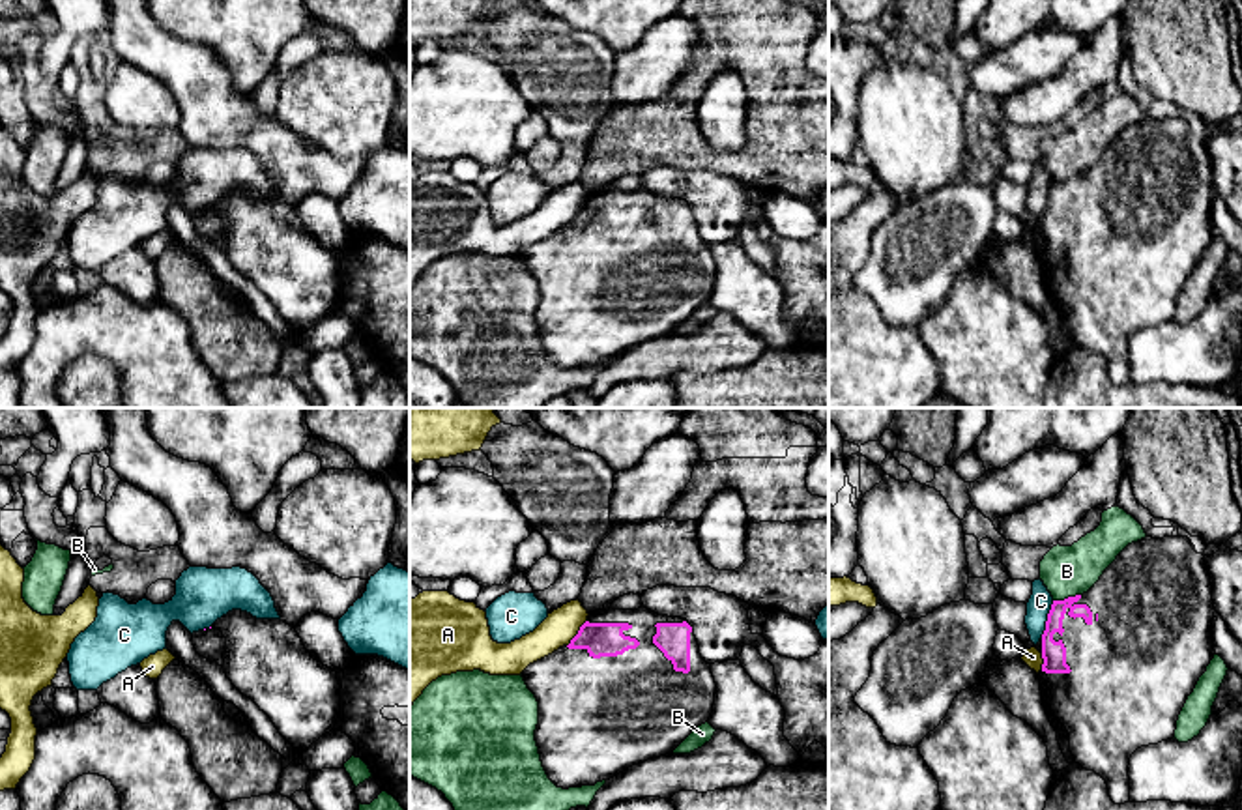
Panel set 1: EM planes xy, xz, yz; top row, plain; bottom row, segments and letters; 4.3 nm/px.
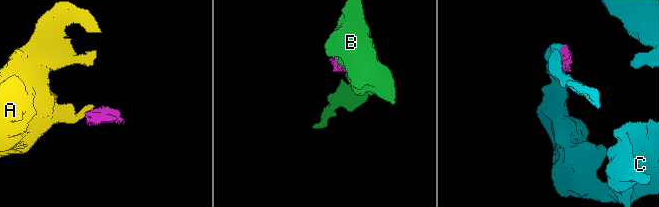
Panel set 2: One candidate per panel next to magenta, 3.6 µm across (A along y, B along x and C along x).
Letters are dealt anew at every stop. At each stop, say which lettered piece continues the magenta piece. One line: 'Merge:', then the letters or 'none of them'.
Merge: none of them

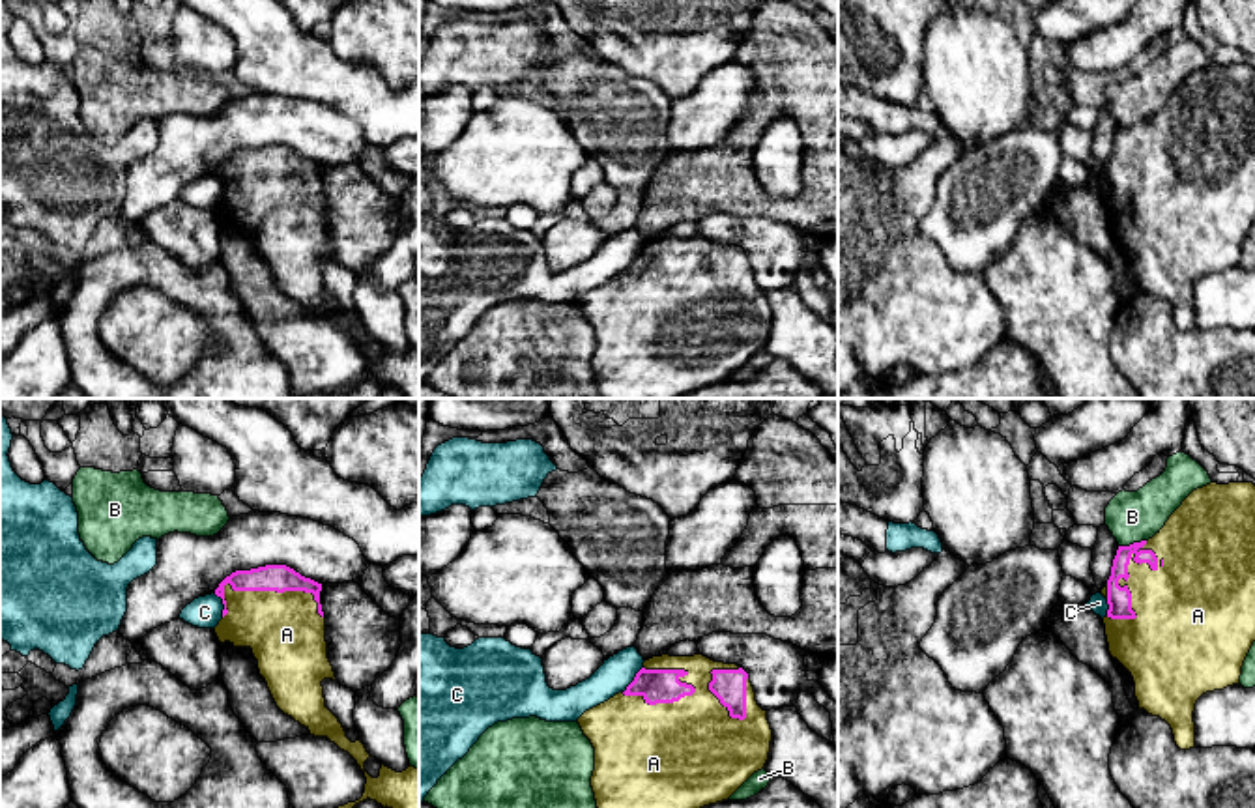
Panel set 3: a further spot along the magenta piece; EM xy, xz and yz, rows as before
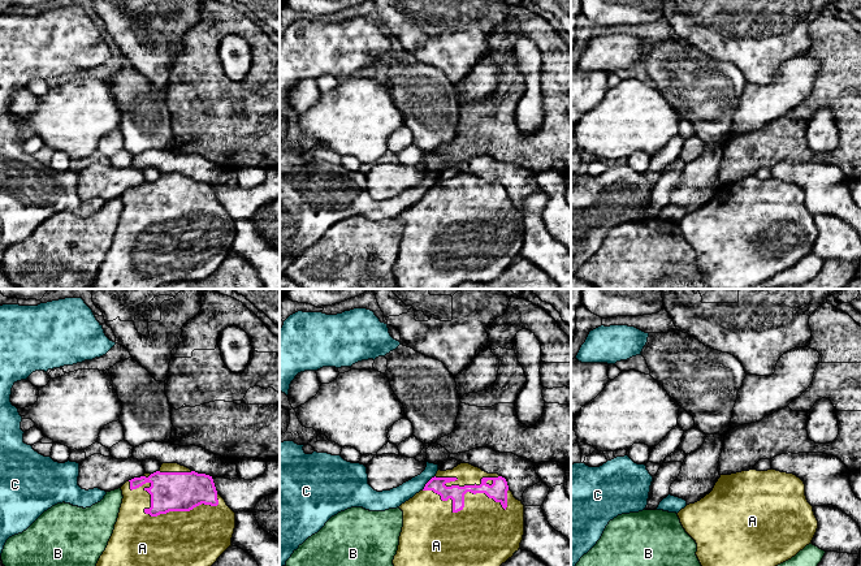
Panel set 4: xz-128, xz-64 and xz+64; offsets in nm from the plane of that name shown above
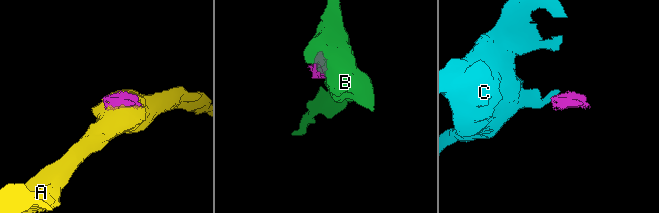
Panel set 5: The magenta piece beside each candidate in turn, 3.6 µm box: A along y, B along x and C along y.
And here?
Merge: A

